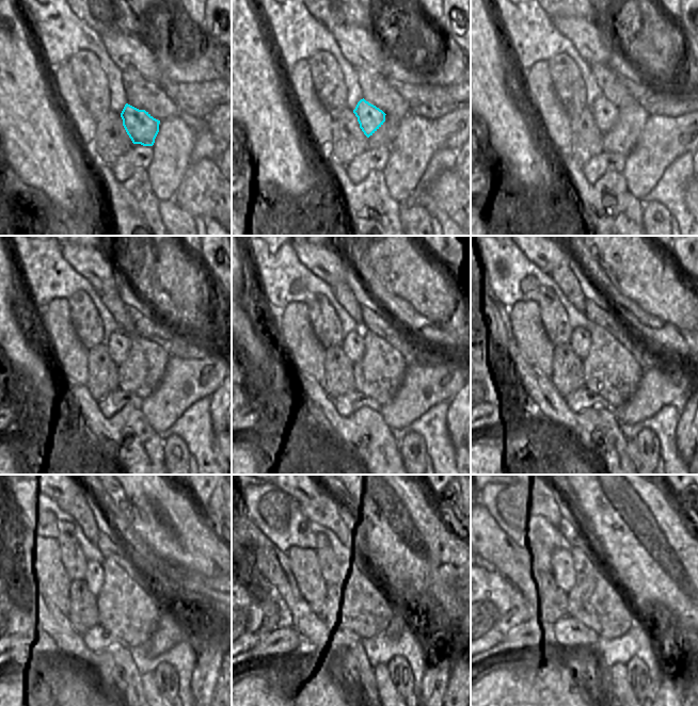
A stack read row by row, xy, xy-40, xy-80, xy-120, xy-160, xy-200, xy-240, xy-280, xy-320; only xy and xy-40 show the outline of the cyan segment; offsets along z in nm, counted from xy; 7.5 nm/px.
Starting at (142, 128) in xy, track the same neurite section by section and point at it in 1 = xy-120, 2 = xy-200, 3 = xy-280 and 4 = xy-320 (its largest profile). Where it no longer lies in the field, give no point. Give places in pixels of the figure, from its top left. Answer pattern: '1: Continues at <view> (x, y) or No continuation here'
1: Continues at xy-120 (119, 343)
2: Continues at xy-200 (580, 341)
3: Continues at xy-280 (329, 564)
4: Continues at xy-320 (564, 572)

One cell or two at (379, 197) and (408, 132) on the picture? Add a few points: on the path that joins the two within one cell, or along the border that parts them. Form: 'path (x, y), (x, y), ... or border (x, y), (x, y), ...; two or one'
border (382, 172), (389, 193), (398, 203); two

